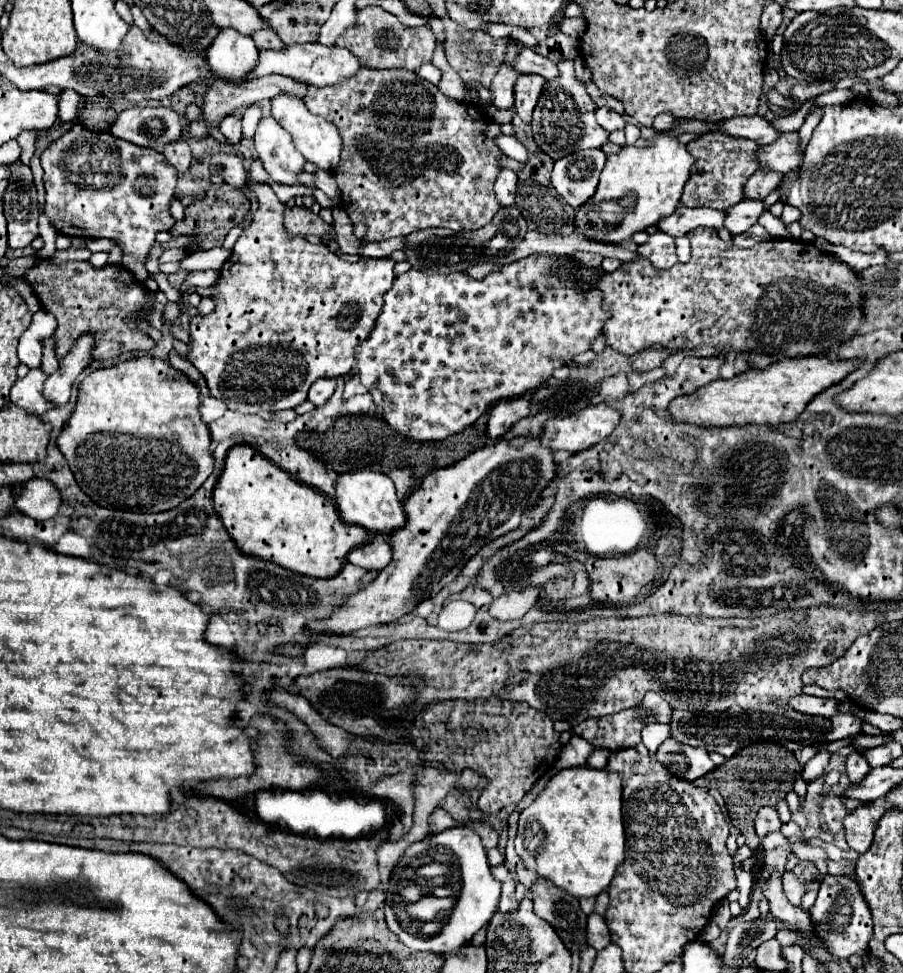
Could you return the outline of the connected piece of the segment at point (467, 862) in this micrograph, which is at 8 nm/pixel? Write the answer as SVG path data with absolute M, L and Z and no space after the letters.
M452 827L452 829L446 829L442 833L426 837L426 849L436 847L436 845L450 849L458 857L460 877L462 877L460 897L458 897L448 921L444 923L444 927L436 935L426 937L426 939L412 939L412 935L406 935L404 943L414 951L432 951L432 953L444 955L444 953L450 953L450 951L458 951L462 945L466 945L474 937L474 933L478 929L486 927L486 923L494 915L498 901L500 901L500 883L492 877L482 841L480 841L478 833L472 831L470 827Z

